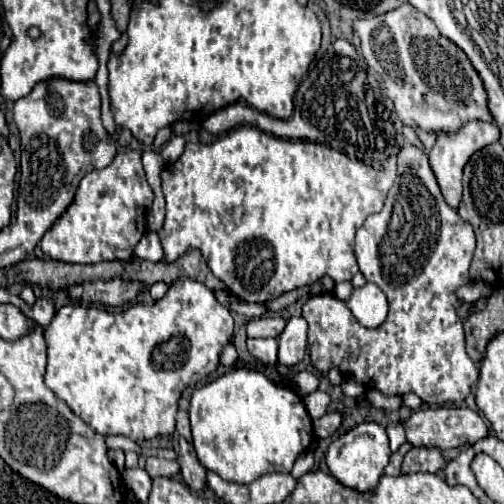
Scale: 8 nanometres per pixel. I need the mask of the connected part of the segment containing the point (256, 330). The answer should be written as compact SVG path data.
M282 316L272 318L252 318L248 322L248 336L260 336L260 338L278 338L284 330L286 320Z

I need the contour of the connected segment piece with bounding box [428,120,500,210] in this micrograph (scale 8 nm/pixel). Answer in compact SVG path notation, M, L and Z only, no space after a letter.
M472 120L468 122L464 128L460 128L460 132L452 134L452 136L444 136L444 134L438 134L436 138L436 144L434 148L428 152L428 160L430 160L430 166L438 178L438 186L446 198L446 202L458 210L458 204L460 204L460 198L462 198L462 170L466 166L466 162L470 160L470 156L496 142L500 138L500 130L496 128L496 124L490 124L490 122L478 122L478 120Z

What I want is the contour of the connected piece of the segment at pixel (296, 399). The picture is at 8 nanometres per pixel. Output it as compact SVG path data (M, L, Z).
M244 368L230 370L214 382L208 382L198 388L190 400L190 422L194 450L204 468L220 474L224 480L232 480L238 484L250 484L252 480L270 472L290 472L294 460L308 450L314 438L312 420L306 412L304 400L294 390L276 386L262 372Z

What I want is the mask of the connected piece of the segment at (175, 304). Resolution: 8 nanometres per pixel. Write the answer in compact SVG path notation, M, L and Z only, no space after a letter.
M178 278L164 298L152 304L130 304L120 312L66 304L46 328L48 364L44 382L56 398L66 402L96 432L127 436L135 442L150 440L174 432L180 394L218 368L220 352L230 342L232 332L234 320L230 310L216 300L210 288L190 278Z

